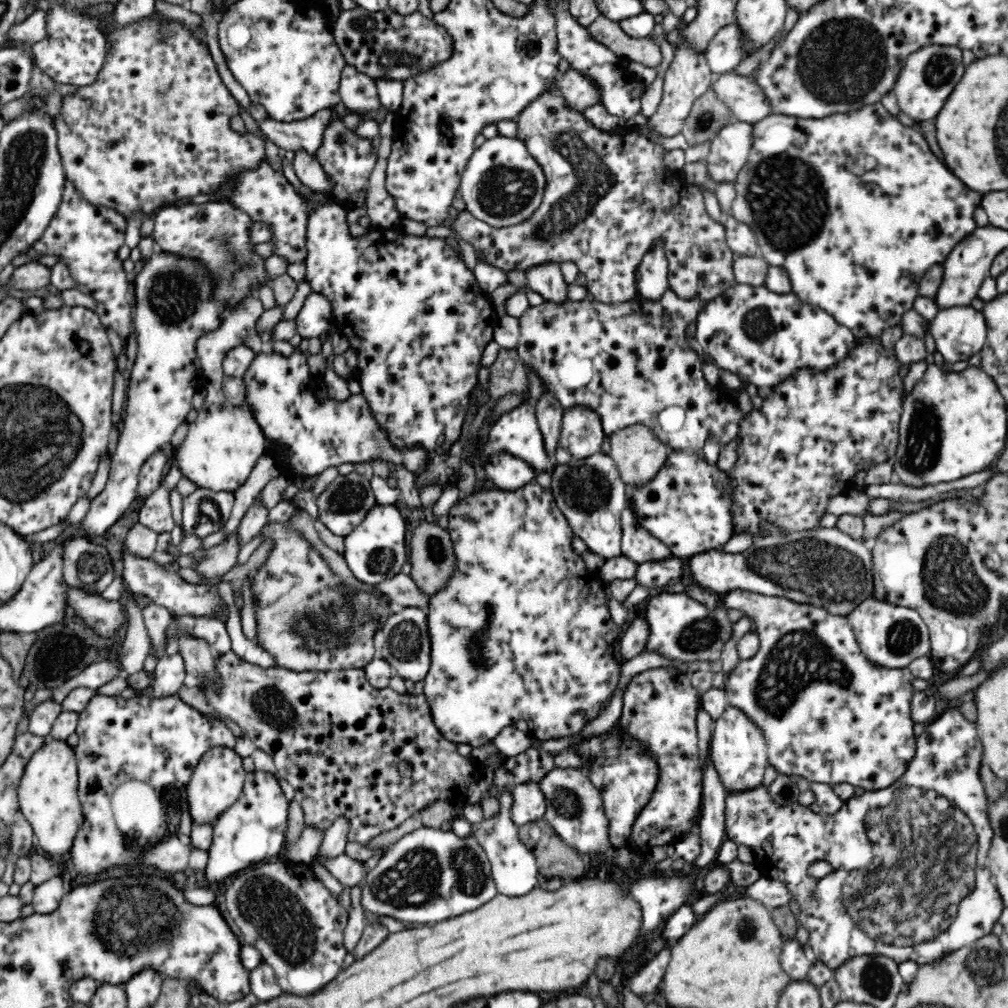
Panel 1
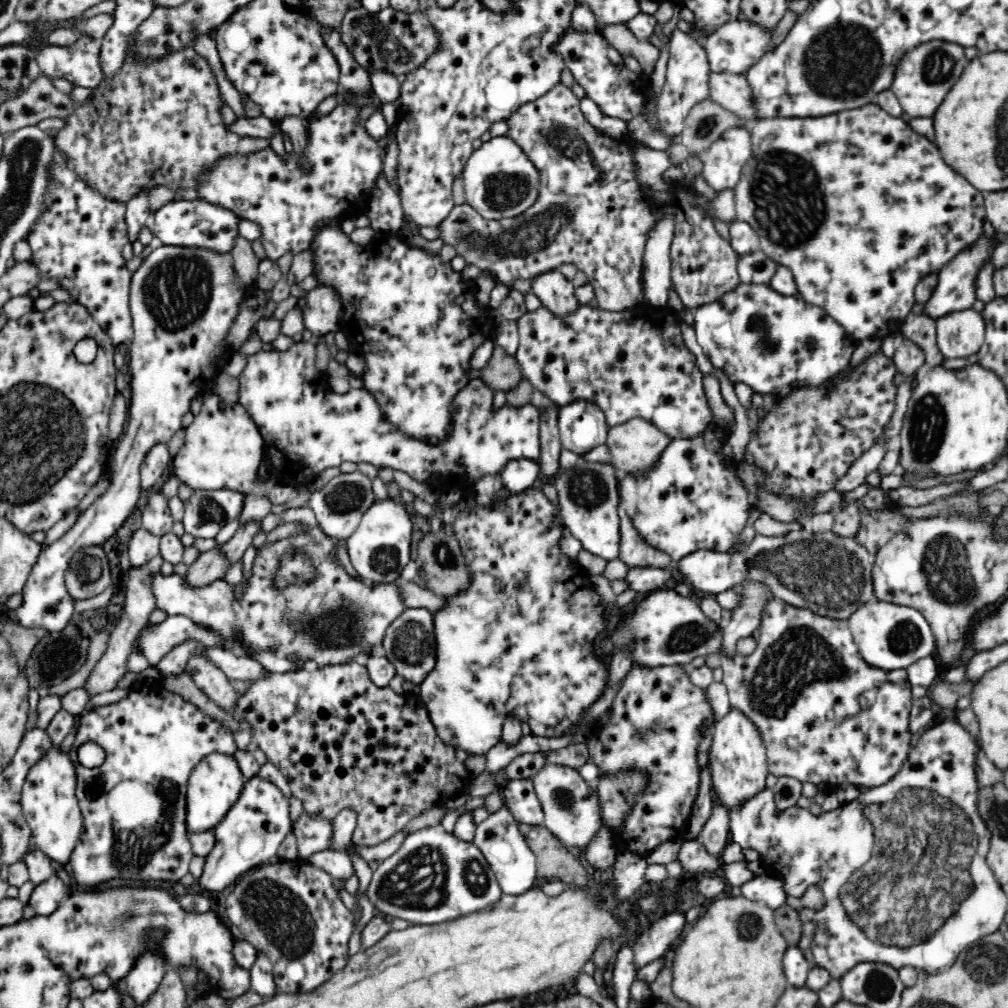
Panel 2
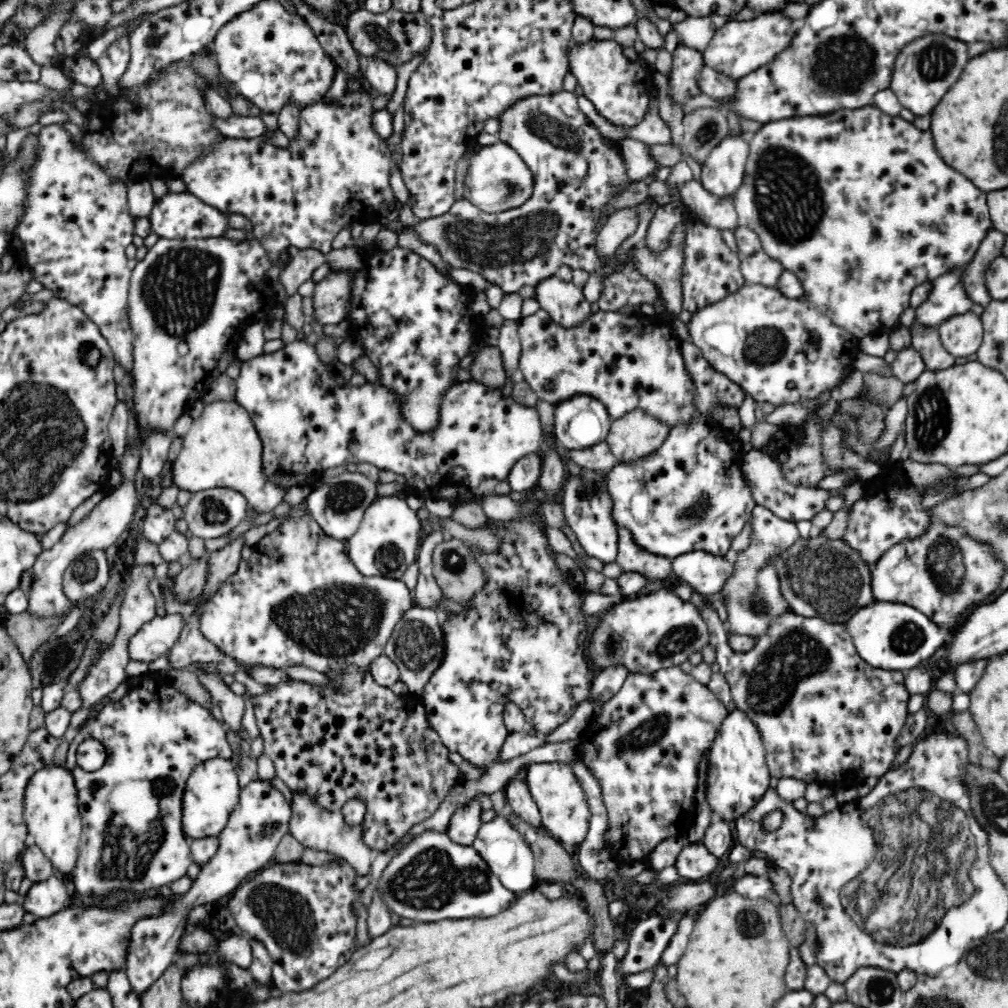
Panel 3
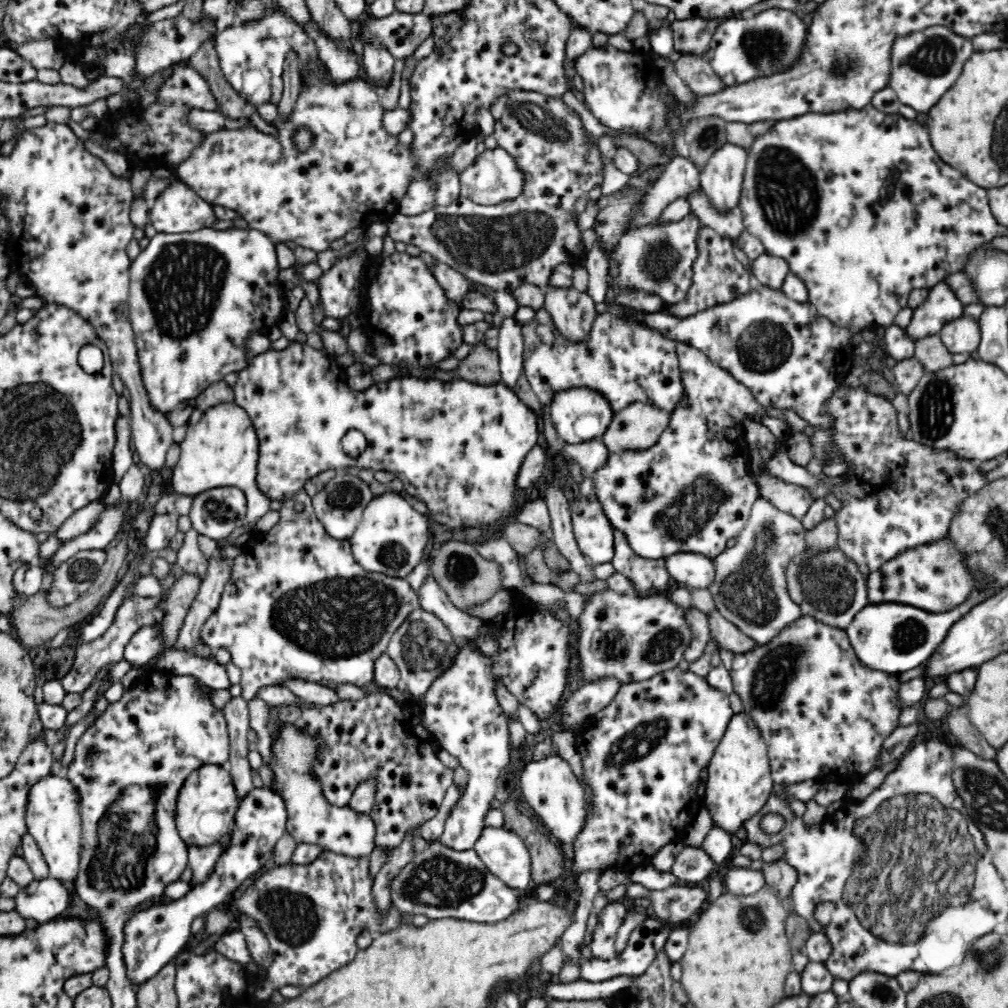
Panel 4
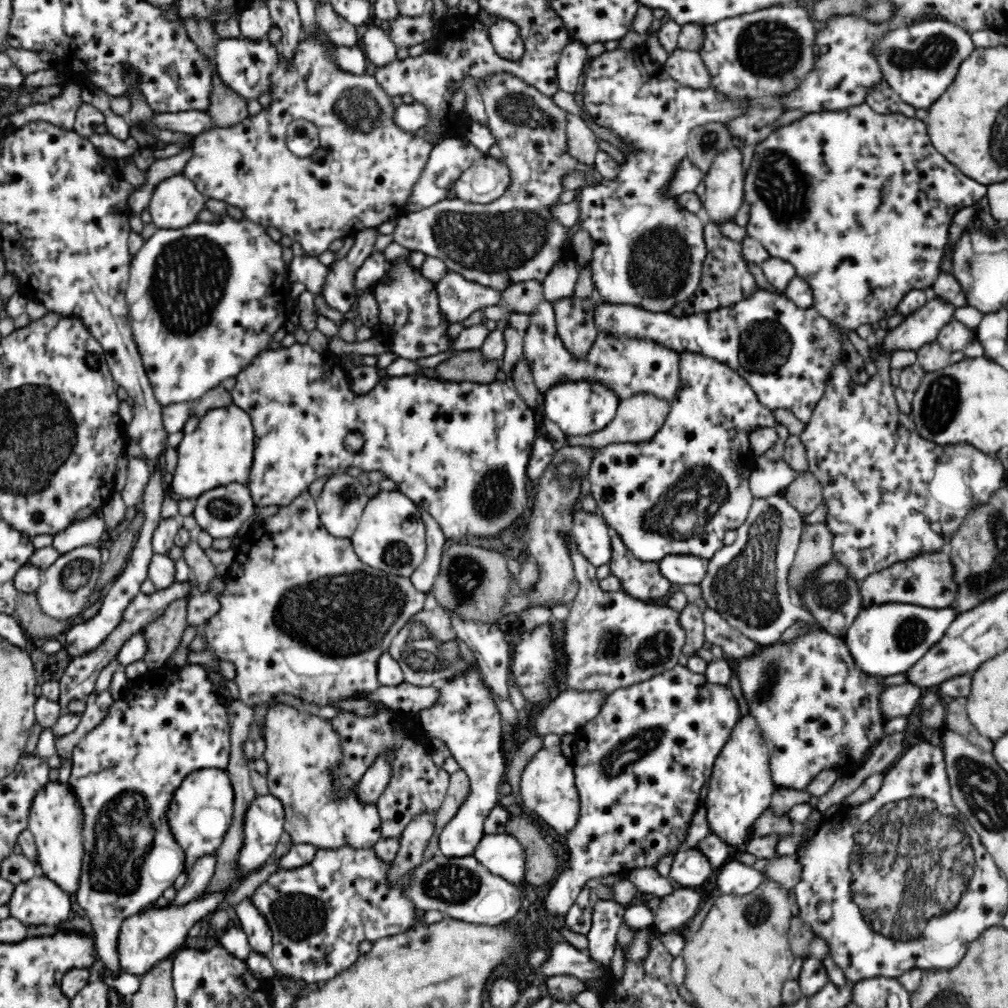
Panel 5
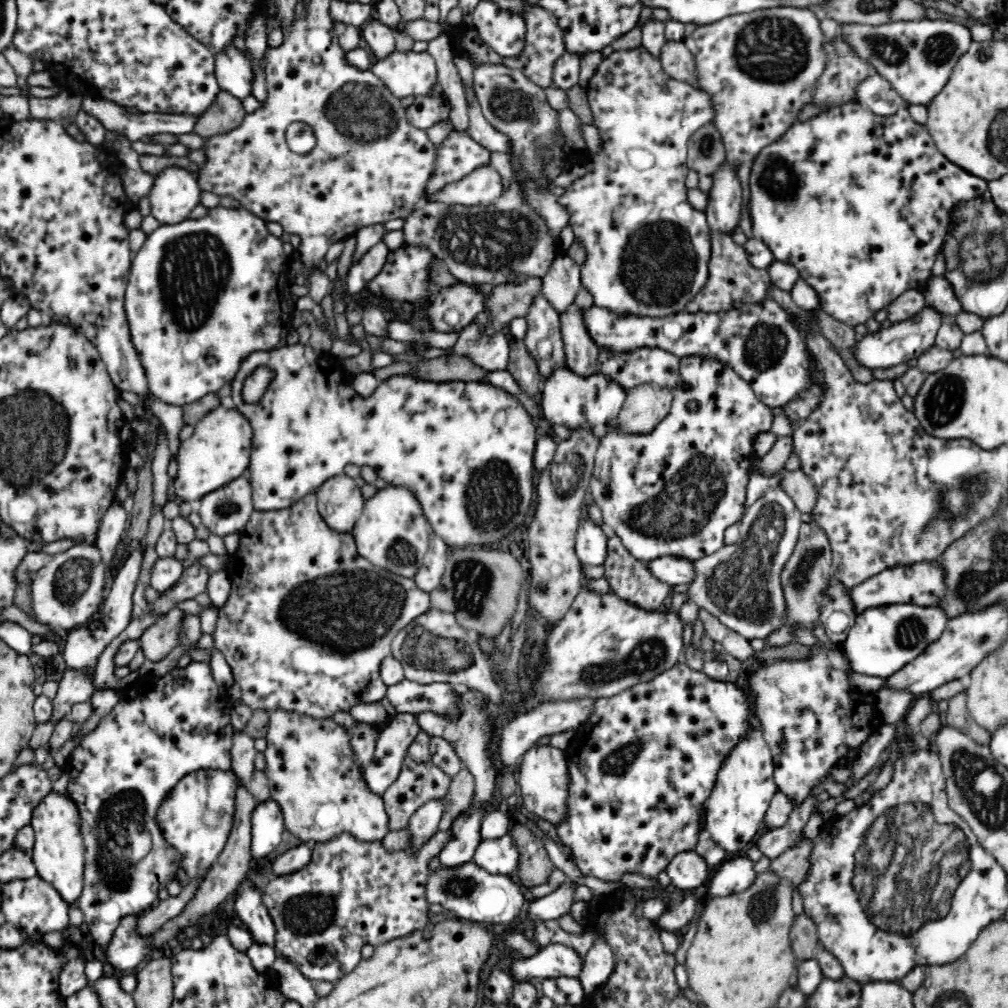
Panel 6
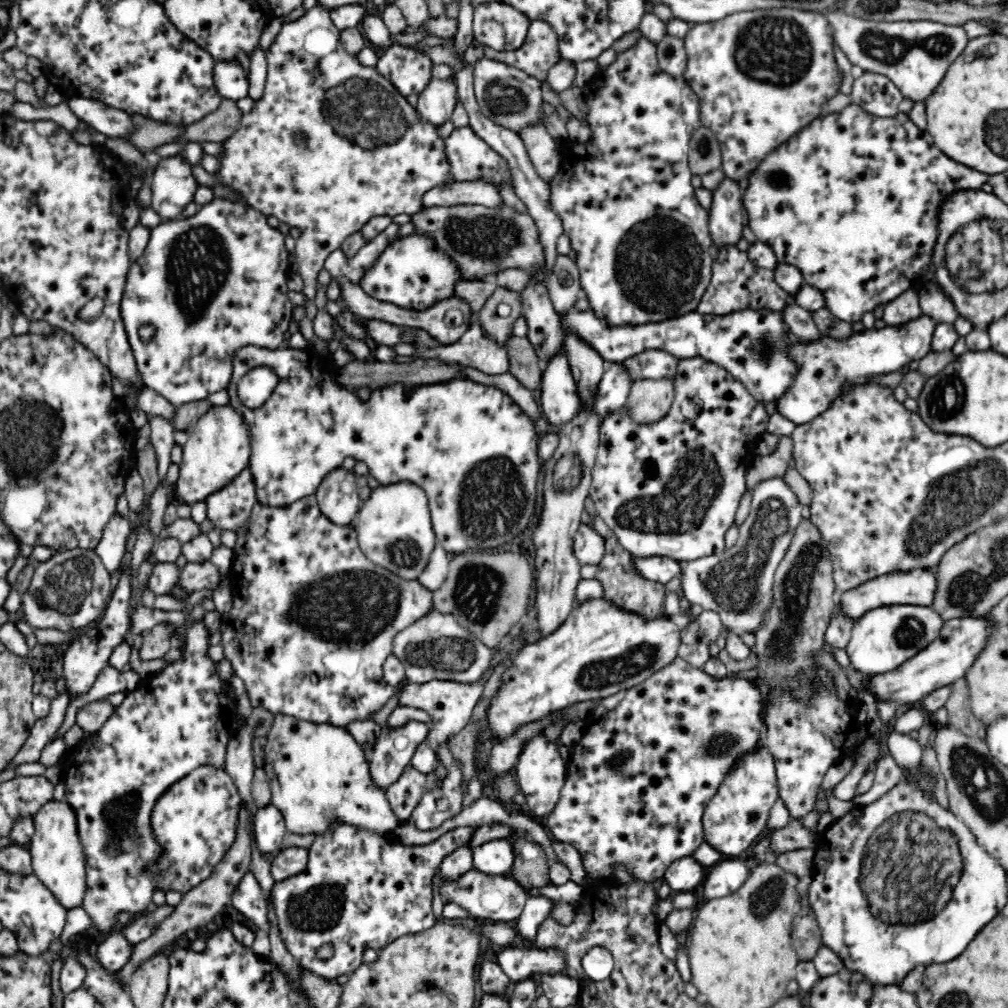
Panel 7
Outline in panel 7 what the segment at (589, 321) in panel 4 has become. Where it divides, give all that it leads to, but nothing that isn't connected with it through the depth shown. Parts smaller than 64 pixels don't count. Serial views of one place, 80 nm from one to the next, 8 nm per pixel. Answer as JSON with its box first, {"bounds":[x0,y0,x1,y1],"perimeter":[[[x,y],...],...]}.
{"bounds":[564,333,607,404],"perimeter":[[[576,333],[564,334],[564,353],[568,357],[573,377],[578,383],[580,399],[586,404],[594,402],[598,382],[607,368],[607,362],[586,341],[580,339]]]}

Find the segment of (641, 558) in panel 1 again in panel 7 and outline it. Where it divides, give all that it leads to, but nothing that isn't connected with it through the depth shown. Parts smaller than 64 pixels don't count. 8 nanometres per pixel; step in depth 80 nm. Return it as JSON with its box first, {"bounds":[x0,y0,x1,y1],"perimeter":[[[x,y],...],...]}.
{"bounds":[596,527,665,620],"perimeter":[[[608,527],[605,538],[605,553],[599,566],[596,579],[604,587],[604,598],[613,600],[620,608],[637,612],[640,616],[652,620],[664,614],[665,584],[644,578],[633,565],[633,556],[618,541],[612,529]]]}

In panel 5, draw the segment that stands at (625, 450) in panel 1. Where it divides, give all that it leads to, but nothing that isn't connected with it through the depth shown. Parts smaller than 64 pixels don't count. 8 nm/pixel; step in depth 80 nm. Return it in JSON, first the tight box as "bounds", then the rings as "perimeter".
{"bounds":[567,394,671,449],"perimeter":[[[638,394],[638,396],[632,396],[632,398],[621,402],[617,407],[615,417],[603,429],[586,436],[578,436],[578,438],[568,437],[567,443],[573,447],[583,446],[598,449],[602,449],[609,444],[645,443],[651,441],[662,428],[670,409],[671,404],[650,394]]]}

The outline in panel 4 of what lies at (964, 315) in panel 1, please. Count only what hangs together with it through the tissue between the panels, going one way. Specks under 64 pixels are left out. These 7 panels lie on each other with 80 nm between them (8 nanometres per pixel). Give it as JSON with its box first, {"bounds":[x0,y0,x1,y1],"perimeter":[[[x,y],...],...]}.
{"bounds":[939,315,982,355],"perimeter":[[[962,315],[958,319],[944,324],[939,336],[953,355],[964,354],[964,352],[970,354],[979,347],[982,332],[976,319]]]}

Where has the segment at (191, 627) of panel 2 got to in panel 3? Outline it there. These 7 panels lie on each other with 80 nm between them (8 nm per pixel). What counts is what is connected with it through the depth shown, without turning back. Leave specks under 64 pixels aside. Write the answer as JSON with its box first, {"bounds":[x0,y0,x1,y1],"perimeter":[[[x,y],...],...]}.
{"bounds":[129,614,186,662],"perimeter":[[[173,614],[158,617],[157,615],[142,625],[142,628],[130,639],[129,653],[131,660],[152,662],[170,652],[170,649],[181,637],[186,624],[184,615]]]}

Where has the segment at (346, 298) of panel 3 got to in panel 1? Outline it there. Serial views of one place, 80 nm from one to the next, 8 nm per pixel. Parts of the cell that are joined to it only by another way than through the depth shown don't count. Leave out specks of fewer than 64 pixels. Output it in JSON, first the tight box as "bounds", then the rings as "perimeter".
{"bounds":[295,293,334,340],"perimeter":[[[311,293],[295,318],[297,333],[302,340],[317,338],[334,329],[330,312],[332,308],[328,300],[320,294]]]}

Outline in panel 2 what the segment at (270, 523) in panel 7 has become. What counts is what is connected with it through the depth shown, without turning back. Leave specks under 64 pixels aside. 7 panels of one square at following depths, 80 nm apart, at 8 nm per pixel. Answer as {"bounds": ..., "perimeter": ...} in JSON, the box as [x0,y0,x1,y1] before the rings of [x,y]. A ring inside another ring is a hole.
{"bounds":[148,527,405,669],"perimeter":[[[310,527],[309,532],[308,536],[300,534],[300,536],[284,538],[276,544],[267,547],[262,546],[258,549],[258,554],[253,561],[252,578],[249,585],[244,587],[241,604],[240,600],[236,600],[234,597],[232,586],[229,586],[223,580],[215,580],[210,582],[208,586],[192,586],[182,576],[174,572],[170,575],[163,575],[160,571],[156,574],[150,574],[148,585],[150,585],[152,595],[156,599],[157,609],[166,612],[170,616],[187,616],[210,630],[219,630],[219,634],[225,636],[227,640],[228,651],[235,652],[237,650],[236,637],[234,637],[237,630],[244,642],[252,648],[270,650],[270,652],[277,653],[278,656],[295,654],[303,660],[316,660],[320,669],[328,664],[349,663],[356,654],[360,654],[362,650],[371,651],[374,644],[378,644],[380,640],[383,640],[386,628],[402,614],[405,606],[400,599],[400,588],[398,583],[395,582],[375,583],[373,586],[352,578],[346,573],[344,567],[340,567],[340,563],[338,563],[333,539],[325,535],[320,527]],[[290,548],[291,550],[299,548],[309,558],[313,559],[317,577],[313,583],[290,585],[283,591],[274,591],[270,587],[270,578],[274,576],[274,570],[278,568],[280,558],[284,554],[288,554]]]}

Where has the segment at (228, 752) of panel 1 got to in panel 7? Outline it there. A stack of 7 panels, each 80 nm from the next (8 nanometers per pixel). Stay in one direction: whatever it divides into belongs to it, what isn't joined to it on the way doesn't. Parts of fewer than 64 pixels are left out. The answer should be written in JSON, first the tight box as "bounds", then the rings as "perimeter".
{"bounds":[151,766,241,894],"perimeter":[[[202,766],[190,772],[158,798],[151,818],[155,837],[163,848],[162,856],[154,867],[154,871],[158,871],[162,875],[160,882],[158,882],[158,889],[165,890],[165,892],[178,890],[178,892],[185,894],[210,877],[215,864],[222,860],[222,856],[226,854],[226,850],[234,842],[241,802],[239,790],[232,777],[224,769],[210,766]]]}

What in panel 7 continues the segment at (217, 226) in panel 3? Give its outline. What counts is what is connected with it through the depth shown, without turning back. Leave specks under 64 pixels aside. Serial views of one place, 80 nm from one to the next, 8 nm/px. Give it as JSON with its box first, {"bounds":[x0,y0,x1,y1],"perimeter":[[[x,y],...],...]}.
{"bounds":[151,155,199,222],"perimeter":[[[182,155],[158,160],[156,170],[151,179],[151,208],[160,215],[161,222],[174,221],[194,200],[199,183],[190,171],[190,163]]]}

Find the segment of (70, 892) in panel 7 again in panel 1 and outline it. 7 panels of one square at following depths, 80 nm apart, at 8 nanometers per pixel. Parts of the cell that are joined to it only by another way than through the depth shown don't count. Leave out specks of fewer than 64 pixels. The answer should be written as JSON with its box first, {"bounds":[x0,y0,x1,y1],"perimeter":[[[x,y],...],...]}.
{"bounds":[18,738,82,855],"perimeter":[[[47,738],[47,742],[32,754],[18,785],[19,810],[32,825],[39,851],[45,855],[69,854],[78,828],[82,823],[79,796],[78,760],[64,740]]]}

